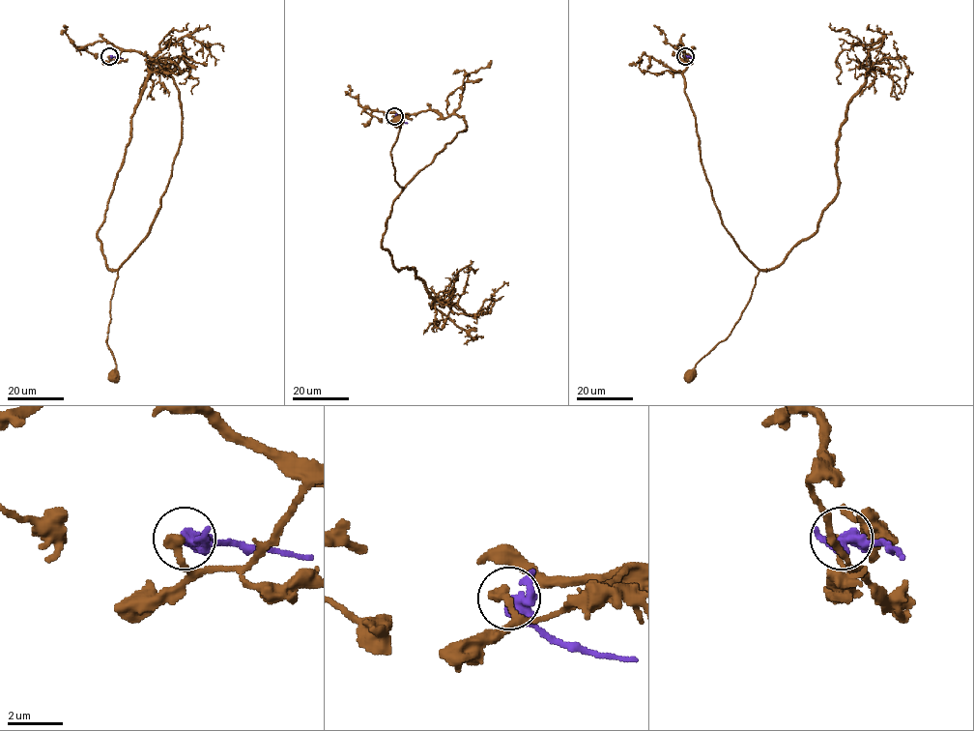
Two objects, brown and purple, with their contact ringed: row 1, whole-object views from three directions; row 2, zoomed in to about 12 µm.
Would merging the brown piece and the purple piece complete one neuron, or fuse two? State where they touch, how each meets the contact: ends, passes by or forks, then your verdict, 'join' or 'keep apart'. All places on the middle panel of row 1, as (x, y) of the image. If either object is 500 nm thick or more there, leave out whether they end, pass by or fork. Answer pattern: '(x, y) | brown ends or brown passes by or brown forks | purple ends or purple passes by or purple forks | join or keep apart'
(394, 116) | brown ends | purple passes by | keep apart

